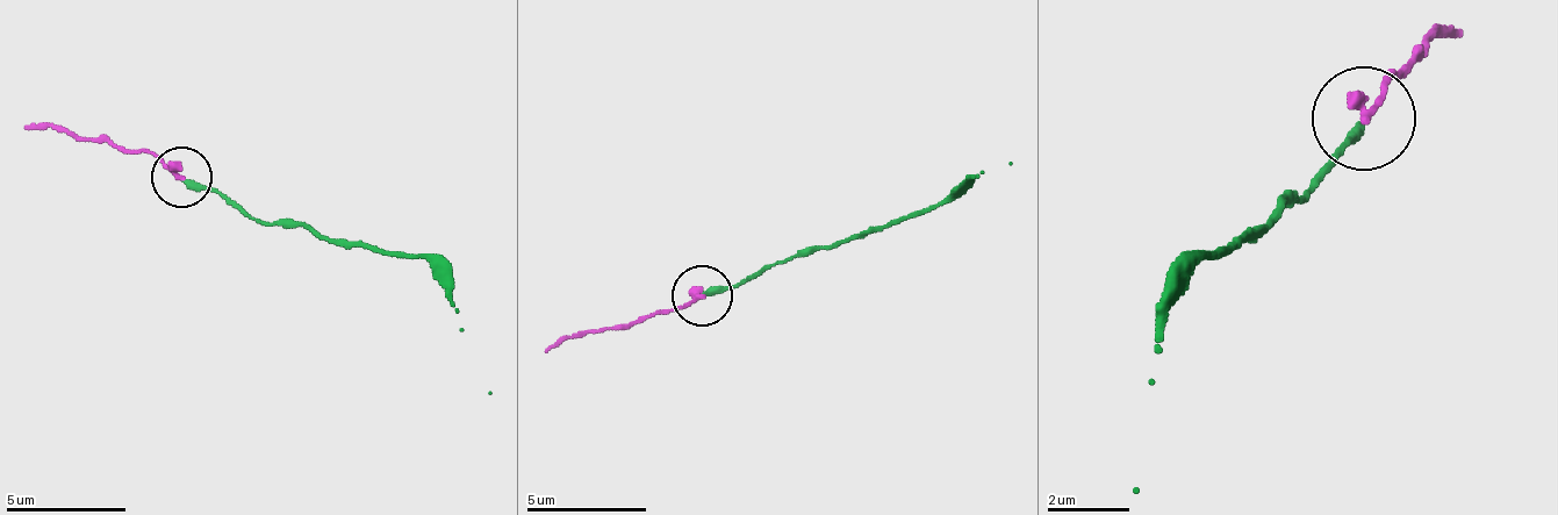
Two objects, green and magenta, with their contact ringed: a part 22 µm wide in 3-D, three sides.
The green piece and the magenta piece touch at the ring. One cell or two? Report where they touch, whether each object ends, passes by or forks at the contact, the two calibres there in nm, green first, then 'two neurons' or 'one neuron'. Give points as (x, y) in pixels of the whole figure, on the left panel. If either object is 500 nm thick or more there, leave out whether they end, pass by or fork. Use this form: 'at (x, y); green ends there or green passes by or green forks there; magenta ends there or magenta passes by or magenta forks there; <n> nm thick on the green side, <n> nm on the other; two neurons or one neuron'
at (181, 177); green ends there; magenta ends there; 280 nm thick on the green side, 320 nm on the other; one neuron

